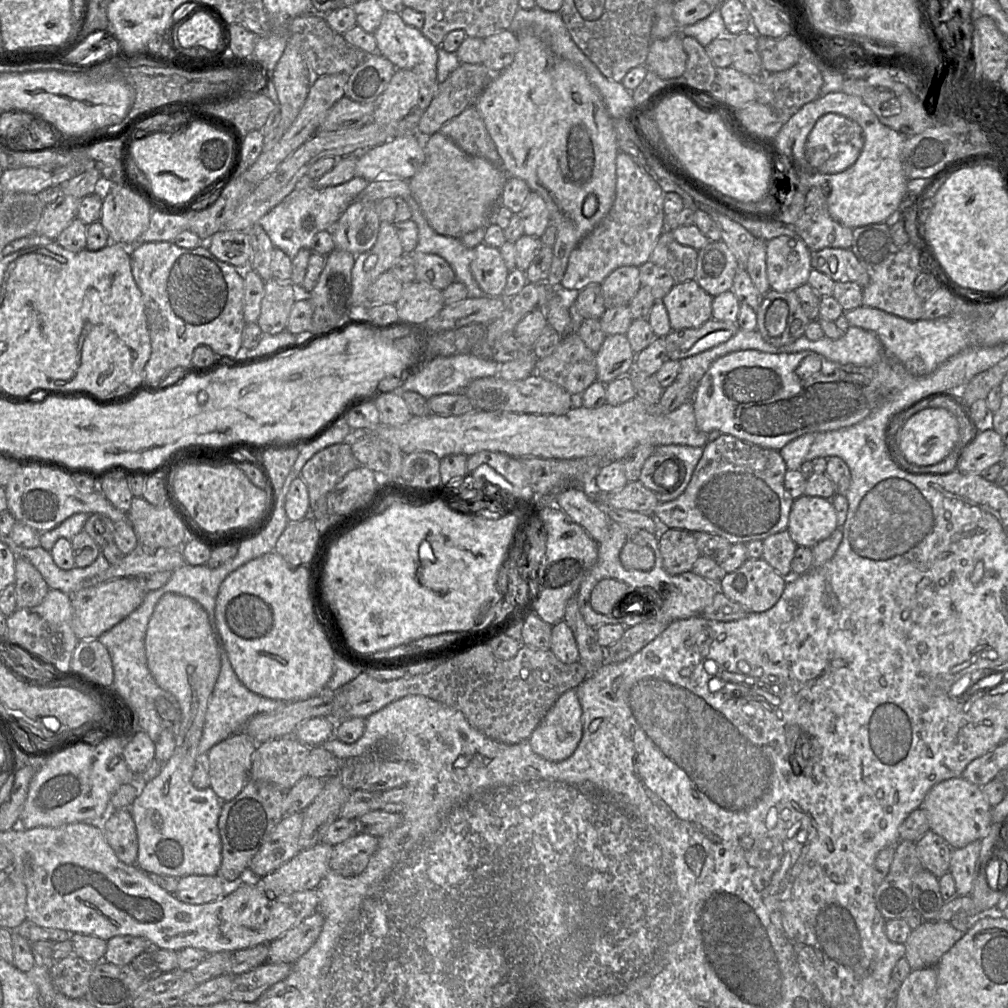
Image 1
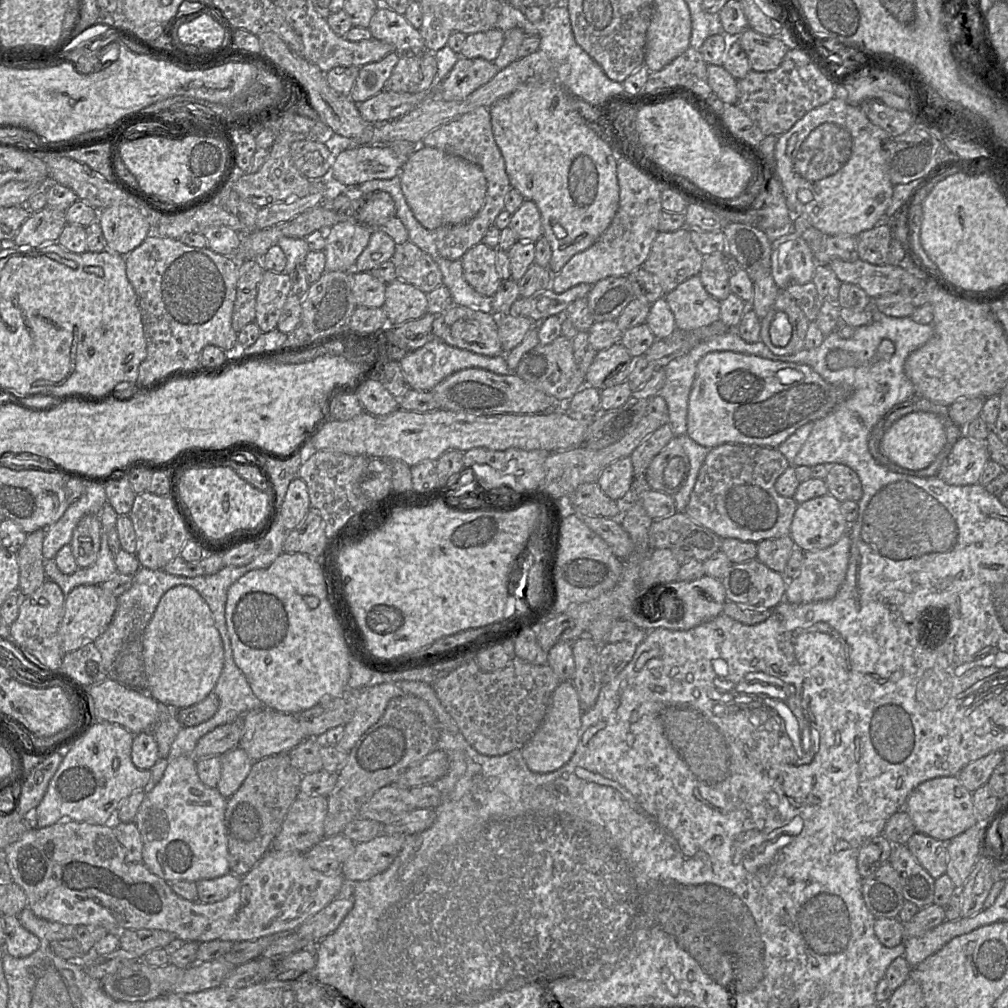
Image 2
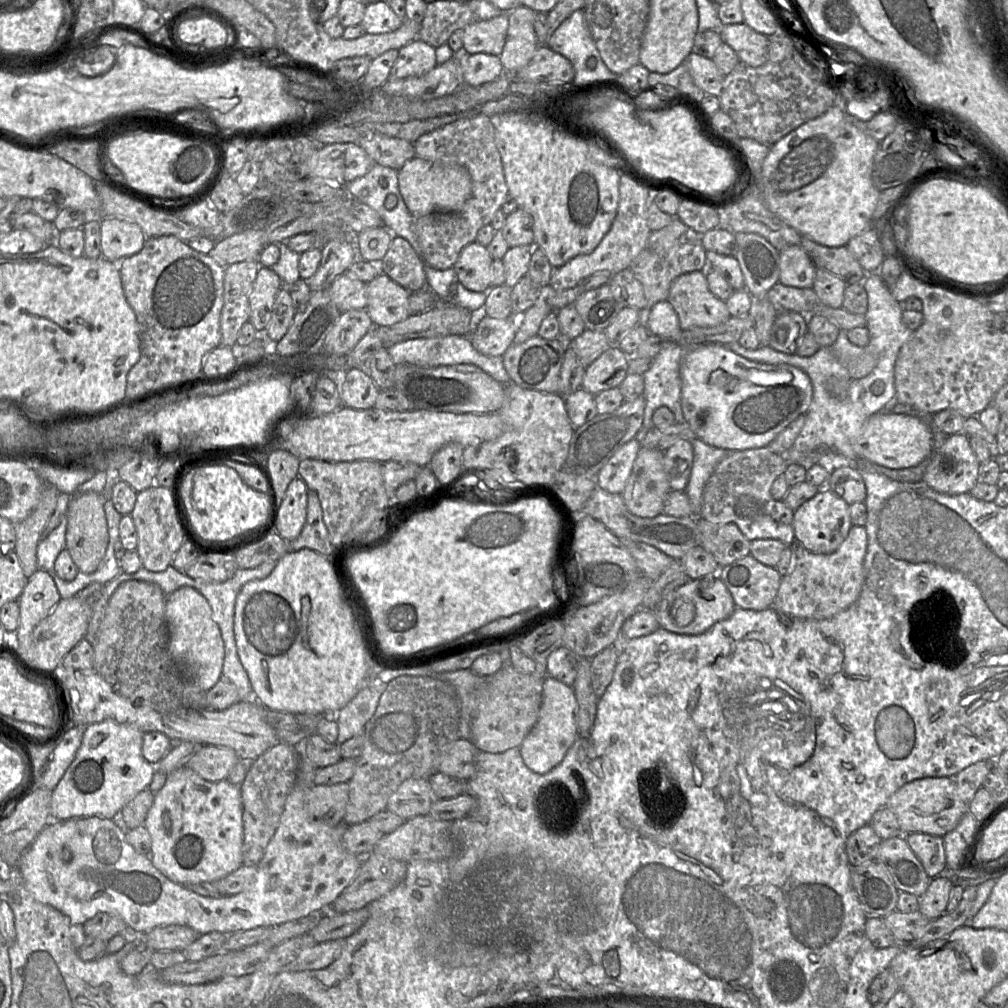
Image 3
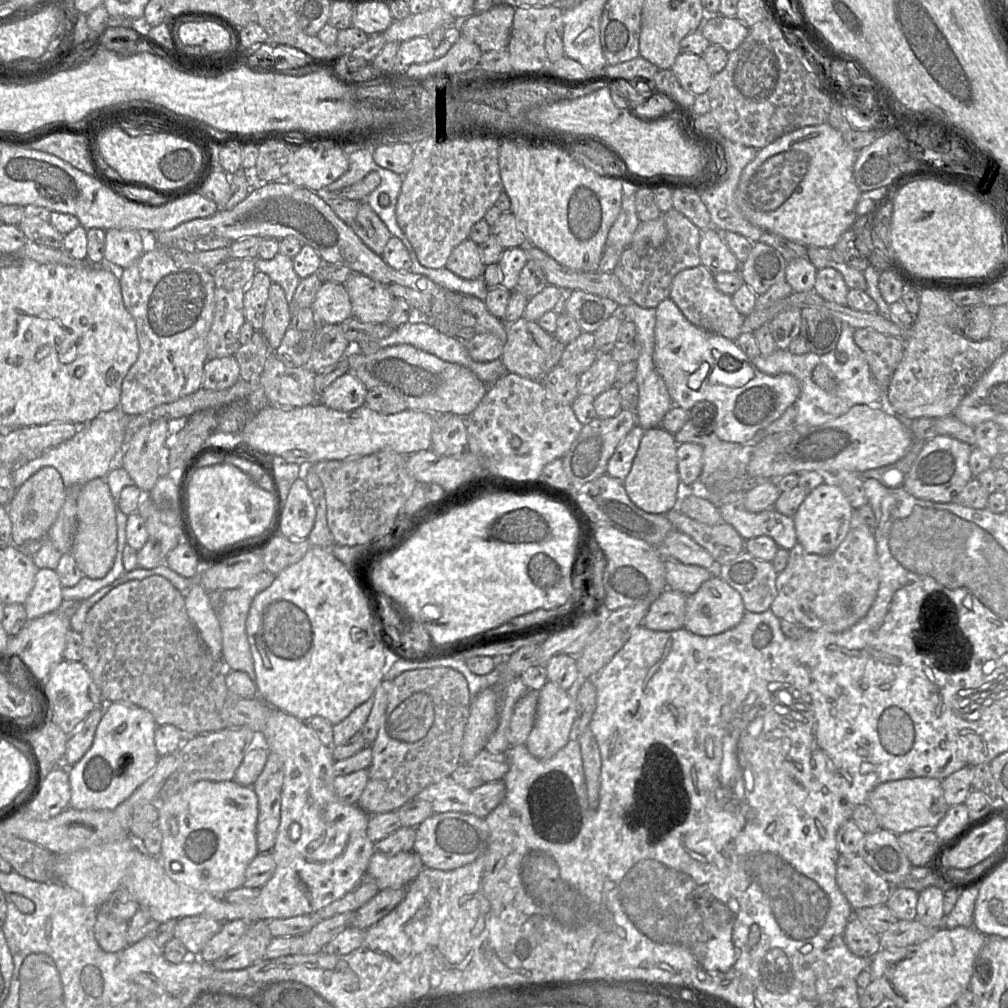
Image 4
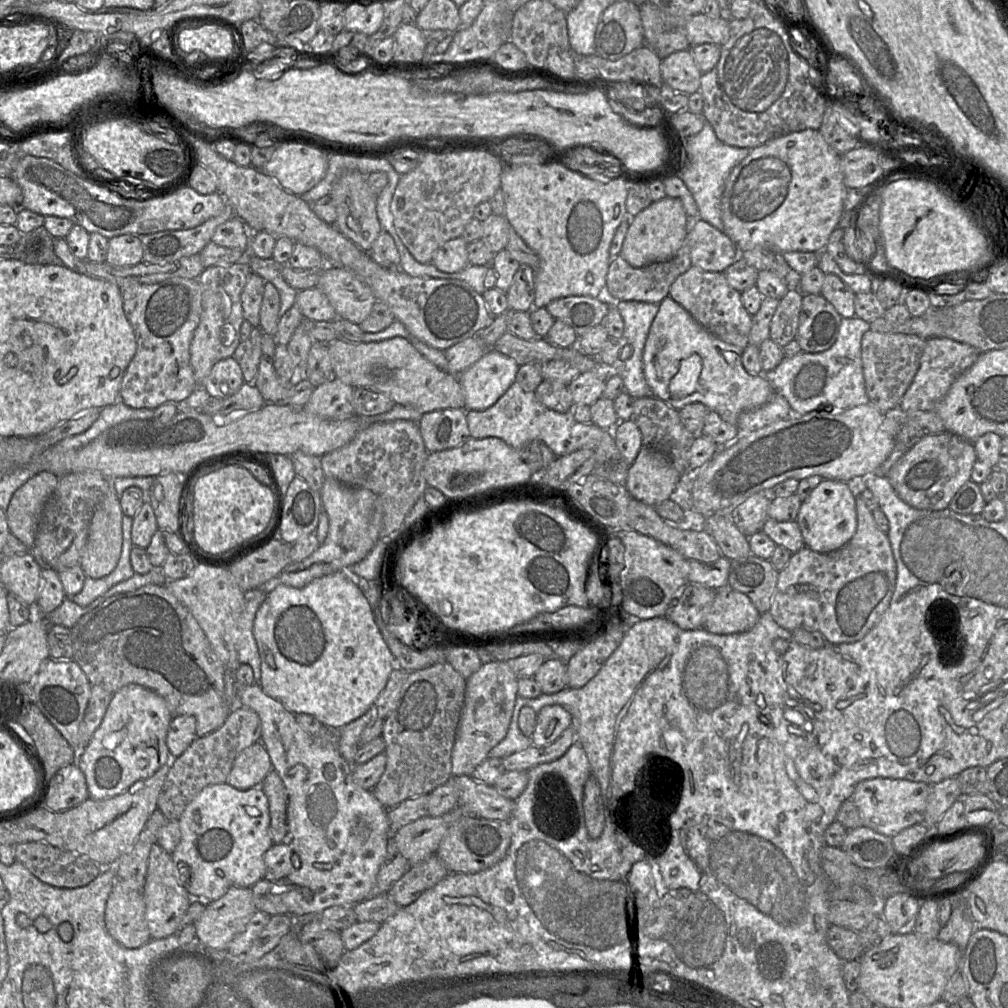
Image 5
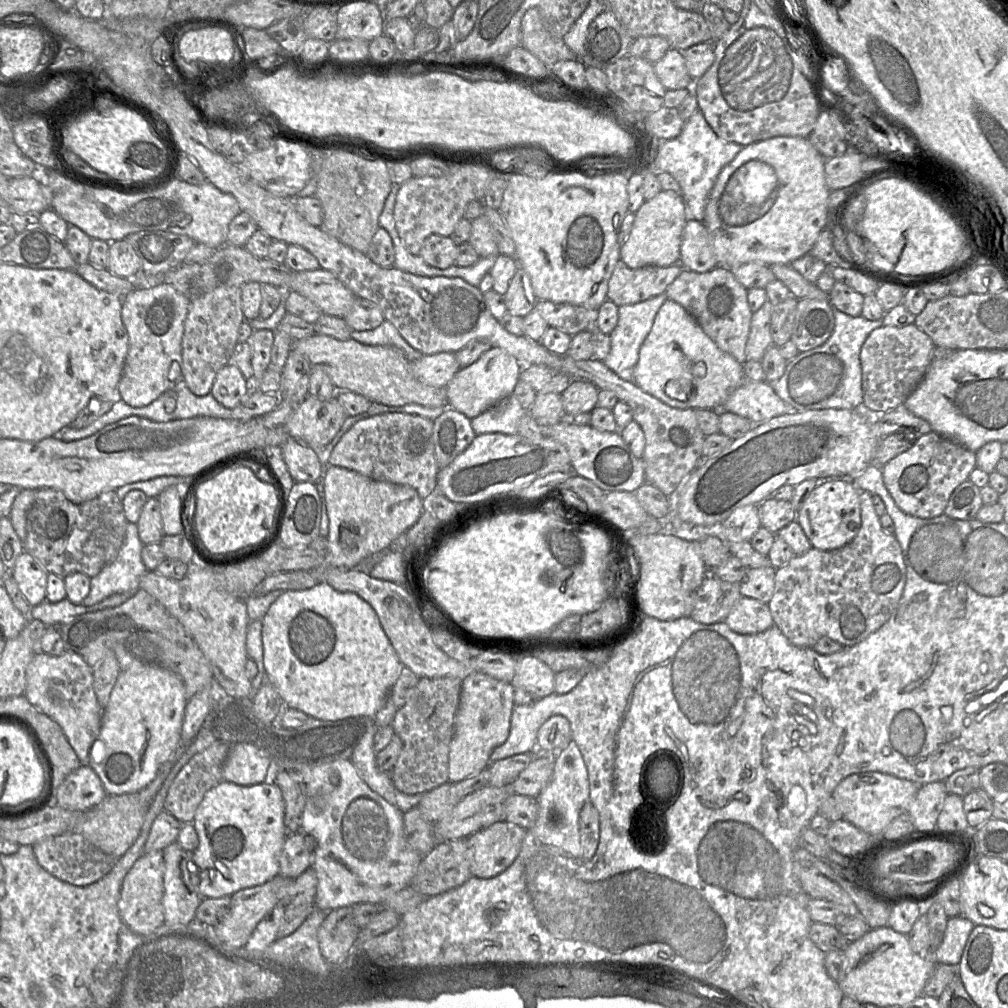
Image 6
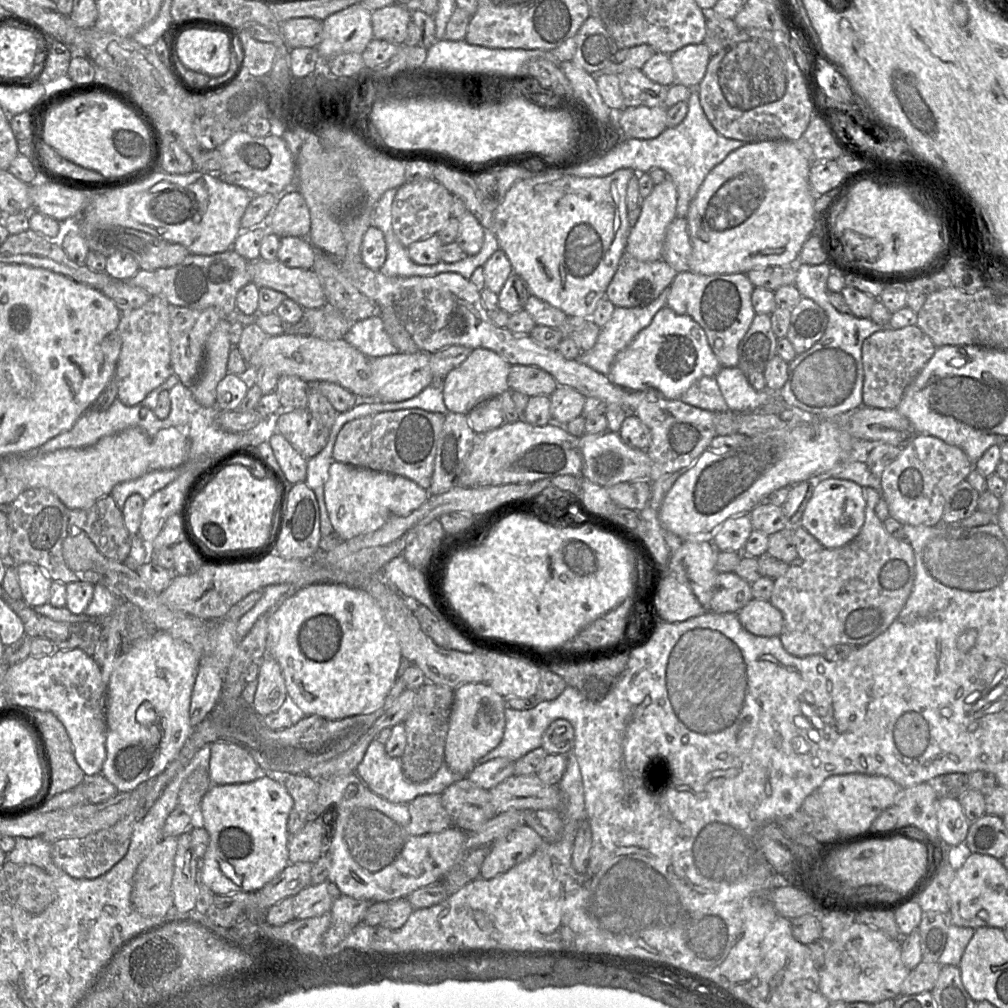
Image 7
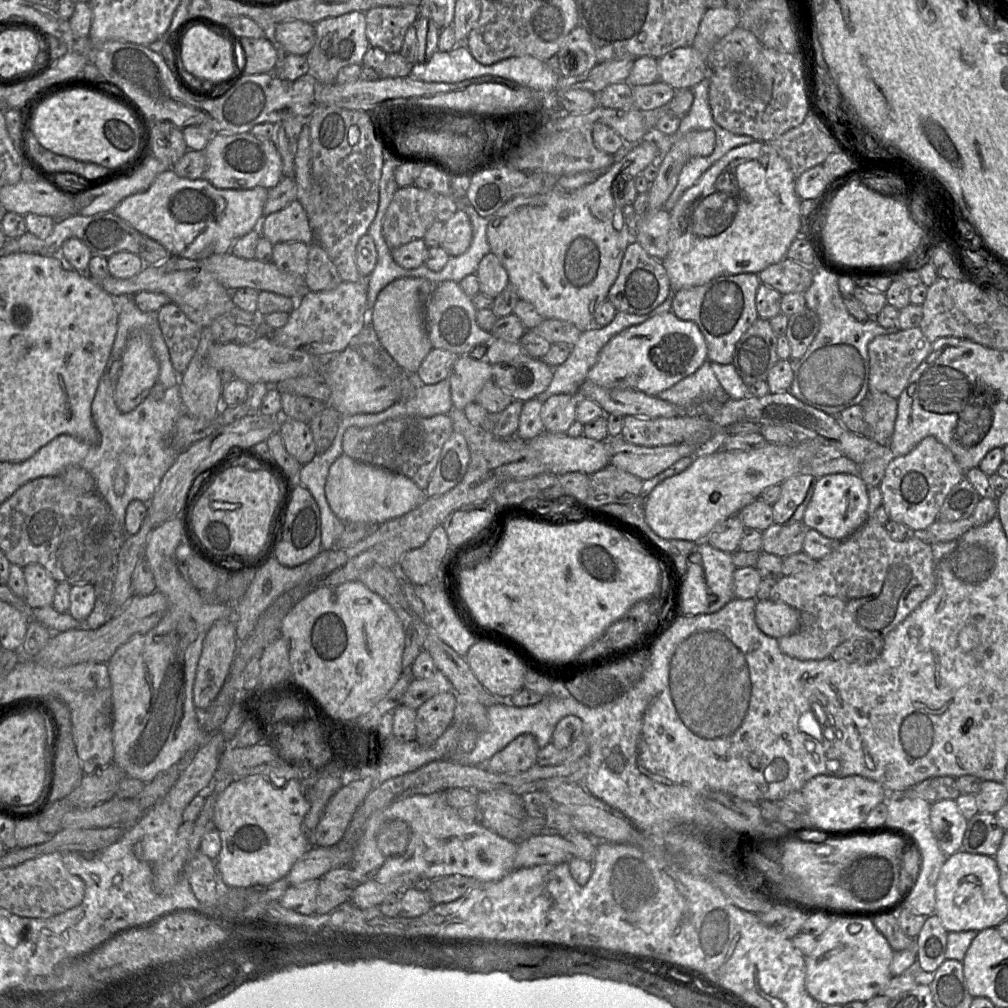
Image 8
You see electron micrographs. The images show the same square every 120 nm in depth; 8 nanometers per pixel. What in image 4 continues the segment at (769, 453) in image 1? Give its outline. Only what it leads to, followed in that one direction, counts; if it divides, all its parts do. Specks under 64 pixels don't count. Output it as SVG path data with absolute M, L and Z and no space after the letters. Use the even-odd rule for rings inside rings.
M744 491L733 492L721 500L718 509L724 522L732 525L744 540L768 536L777 543L779 548L790 551L798 542L794 519L777 512L774 507L758 513L748 511L744 506L745 493Z

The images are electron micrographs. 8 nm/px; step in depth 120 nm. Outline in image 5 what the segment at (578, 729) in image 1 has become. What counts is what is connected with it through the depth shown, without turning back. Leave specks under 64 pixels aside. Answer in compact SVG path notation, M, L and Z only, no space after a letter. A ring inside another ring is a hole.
M544 706L537 713L536 726L531 735L532 745L537 747L551 745L571 724L572 716L562 706Z

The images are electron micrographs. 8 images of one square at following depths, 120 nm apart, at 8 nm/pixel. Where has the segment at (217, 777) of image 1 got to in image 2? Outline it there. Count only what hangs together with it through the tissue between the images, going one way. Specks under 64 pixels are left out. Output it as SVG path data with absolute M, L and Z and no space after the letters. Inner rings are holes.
M238 746L220 757L222 763L221 777L216 788L228 799L241 787L255 761L248 756L244 749Z

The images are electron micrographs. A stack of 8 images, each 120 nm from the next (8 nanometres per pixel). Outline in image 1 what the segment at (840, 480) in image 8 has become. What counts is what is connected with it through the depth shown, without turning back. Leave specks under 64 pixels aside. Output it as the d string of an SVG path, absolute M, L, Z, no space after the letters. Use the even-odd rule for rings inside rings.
M803 495L794 501L787 530L797 546L813 548L837 528L832 499Z

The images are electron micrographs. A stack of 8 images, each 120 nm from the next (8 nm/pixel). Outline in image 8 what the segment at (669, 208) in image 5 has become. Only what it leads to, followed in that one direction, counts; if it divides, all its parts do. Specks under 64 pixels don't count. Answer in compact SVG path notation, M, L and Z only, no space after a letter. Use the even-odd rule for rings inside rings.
M713 130L688 132L659 158L658 175L648 190L647 212L657 212L663 209L678 183L679 175L685 164L693 157L712 154L715 148L715 137Z

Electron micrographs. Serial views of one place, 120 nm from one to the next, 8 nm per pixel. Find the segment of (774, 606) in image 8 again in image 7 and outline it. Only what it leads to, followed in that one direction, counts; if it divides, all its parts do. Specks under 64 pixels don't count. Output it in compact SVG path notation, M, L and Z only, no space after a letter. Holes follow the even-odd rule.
M753 598L737 615L741 625L755 636L779 636L784 627L782 613L770 601Z

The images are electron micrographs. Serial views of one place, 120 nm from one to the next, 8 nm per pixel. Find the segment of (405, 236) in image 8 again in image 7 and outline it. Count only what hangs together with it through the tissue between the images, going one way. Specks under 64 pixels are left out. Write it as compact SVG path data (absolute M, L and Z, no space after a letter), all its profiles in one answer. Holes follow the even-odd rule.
M434 179L405 183L392 202L391 217L395 236L406 248L412 243L436 235L451 218L454 196Z

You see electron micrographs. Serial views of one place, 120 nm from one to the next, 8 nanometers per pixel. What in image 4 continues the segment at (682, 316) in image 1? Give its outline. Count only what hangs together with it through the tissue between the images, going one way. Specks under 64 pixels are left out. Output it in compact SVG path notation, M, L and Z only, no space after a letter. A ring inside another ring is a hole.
M704 265L680 271L672 280L669 299L681 310L693 325L736 341L743 332L744 317L735 307L730 295L720 292L715 284L714 274Z

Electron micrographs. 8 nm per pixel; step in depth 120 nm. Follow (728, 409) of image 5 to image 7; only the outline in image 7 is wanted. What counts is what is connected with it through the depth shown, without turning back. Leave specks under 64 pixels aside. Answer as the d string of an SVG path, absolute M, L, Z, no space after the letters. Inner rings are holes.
M666 305L617 355L608 376L614 384L626 390L649 390L666 399L679 400L702 377L716 377L721 369L702 327L691 317L678 315Z

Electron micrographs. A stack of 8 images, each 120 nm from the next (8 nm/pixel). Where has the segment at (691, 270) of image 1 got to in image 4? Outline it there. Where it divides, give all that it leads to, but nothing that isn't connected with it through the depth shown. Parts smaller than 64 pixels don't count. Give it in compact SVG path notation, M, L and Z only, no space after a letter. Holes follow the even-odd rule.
M674 208L663 213L667 237L656 248L647 251L636 251L626 247L613 270L634 303L642 308L656 308L663 300L669 298L673 278L684 269L701 264L699 242L701 230L686 216Z

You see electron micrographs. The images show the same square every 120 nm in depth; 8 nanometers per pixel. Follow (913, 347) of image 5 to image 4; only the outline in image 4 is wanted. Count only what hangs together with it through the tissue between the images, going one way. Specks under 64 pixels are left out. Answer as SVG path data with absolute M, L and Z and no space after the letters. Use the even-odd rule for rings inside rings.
M857 328L853 338L864 352L870 371L882 390L888 389L893 374L903 358L904 341L872 328Z

